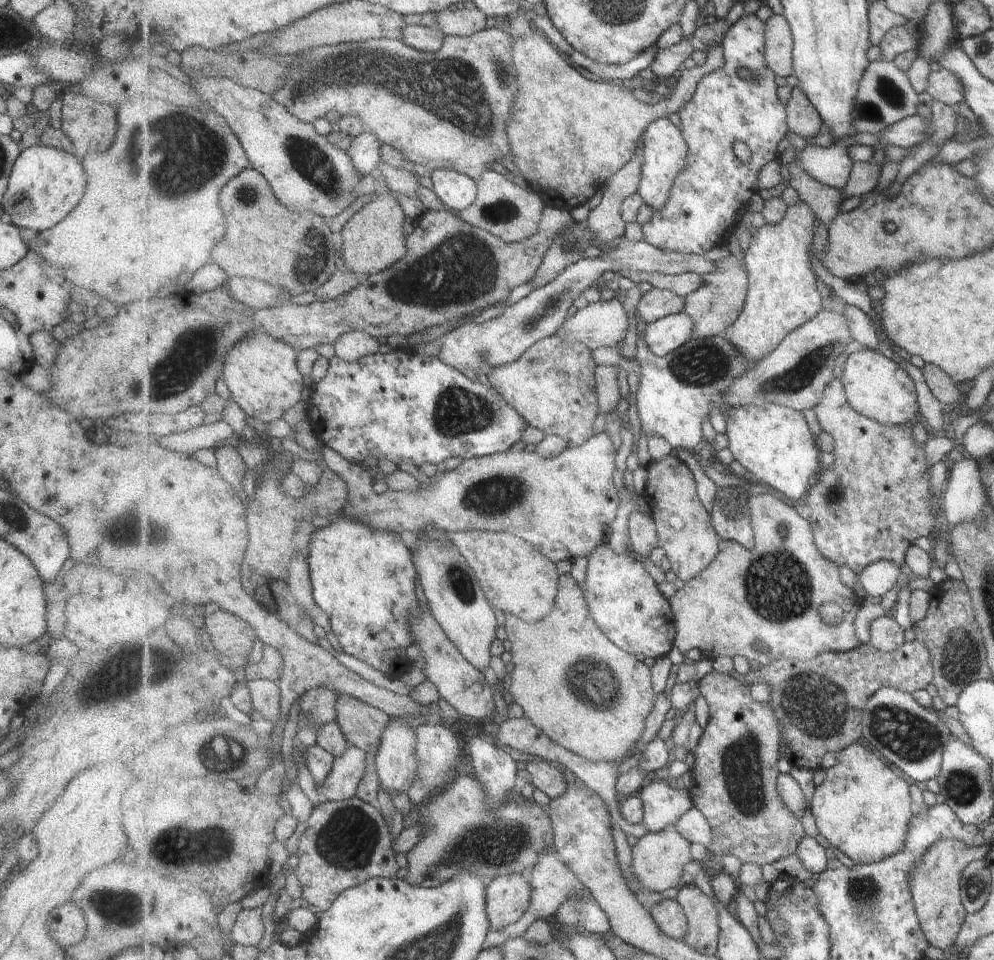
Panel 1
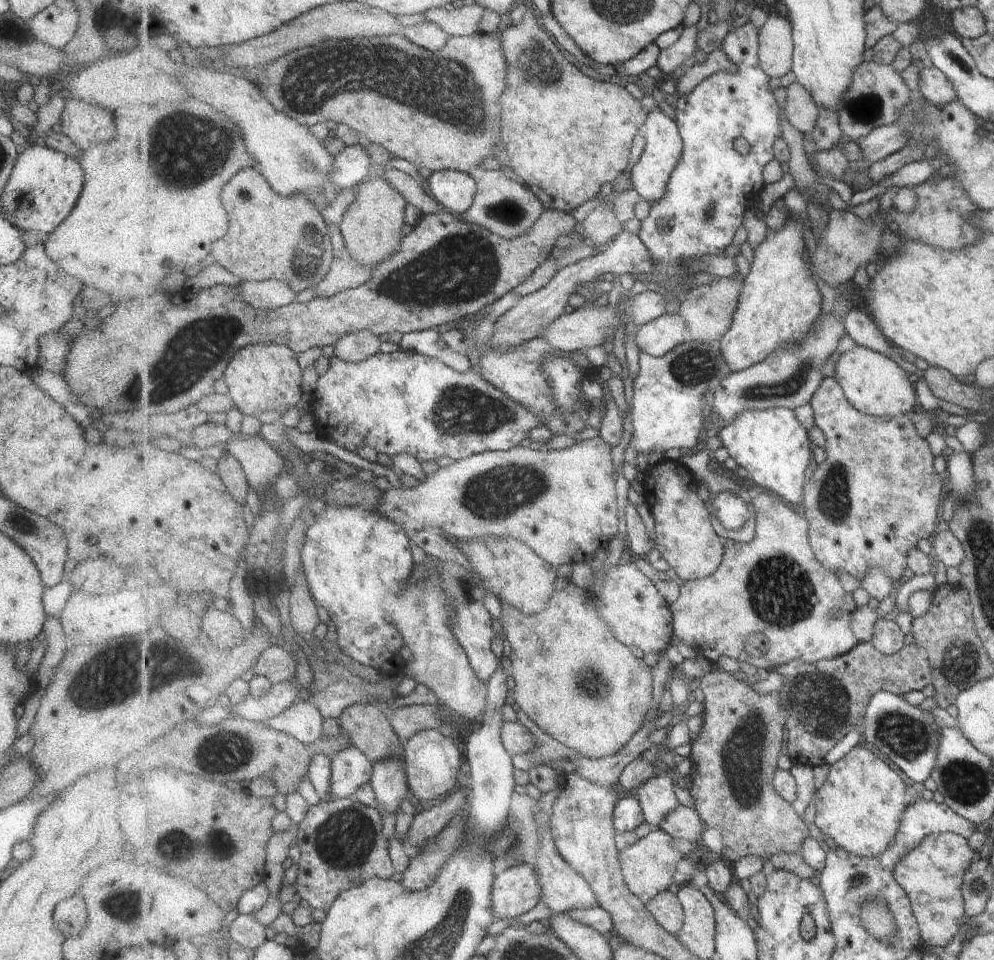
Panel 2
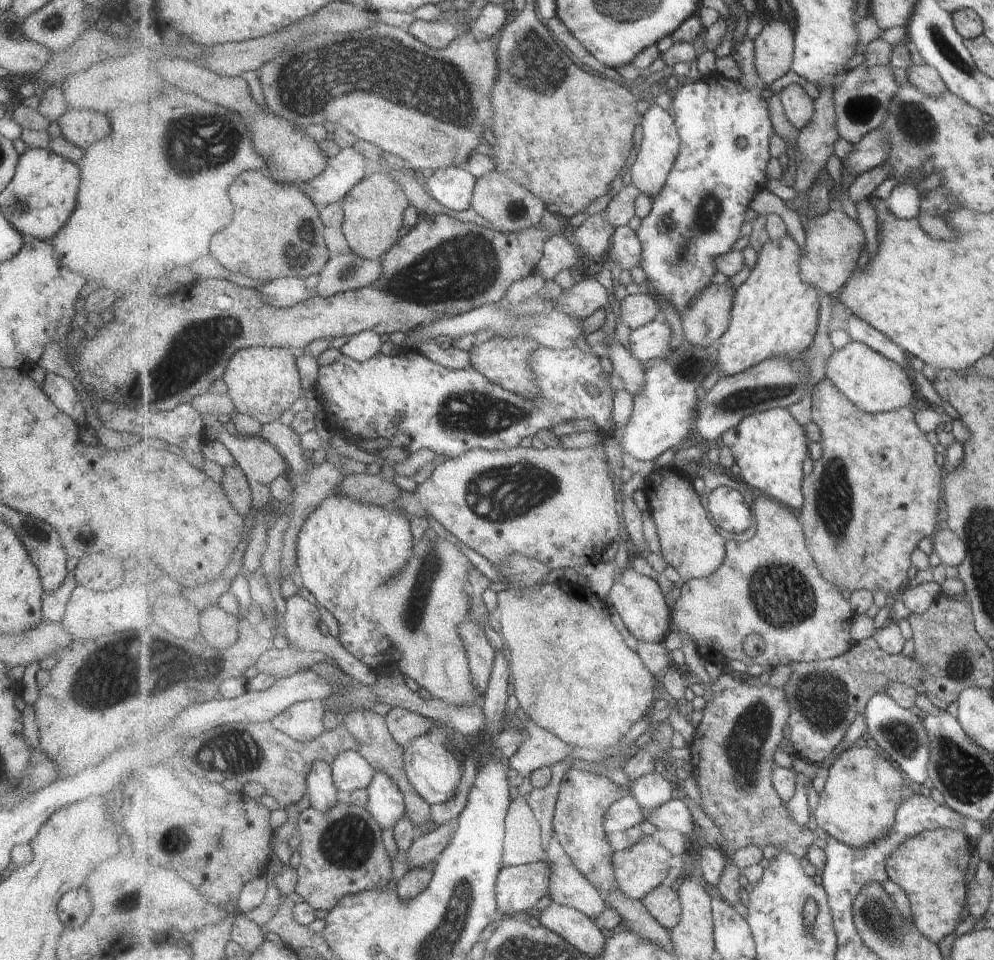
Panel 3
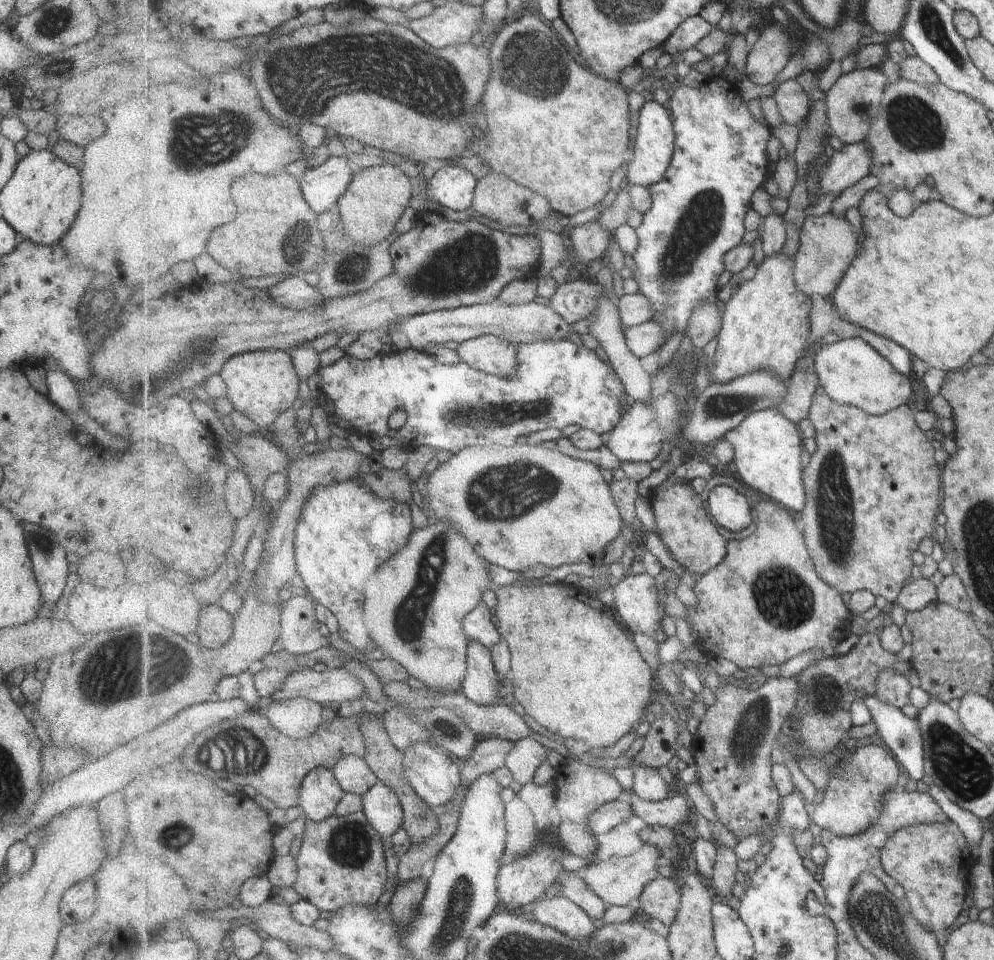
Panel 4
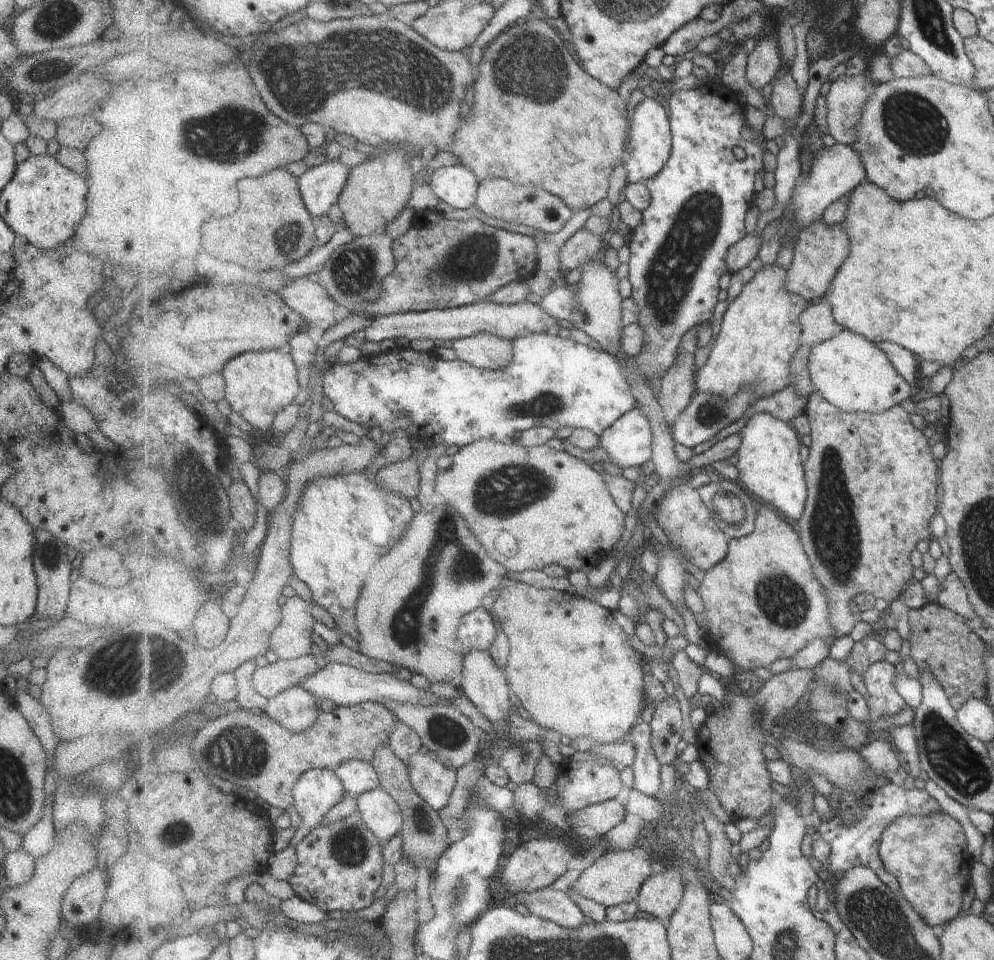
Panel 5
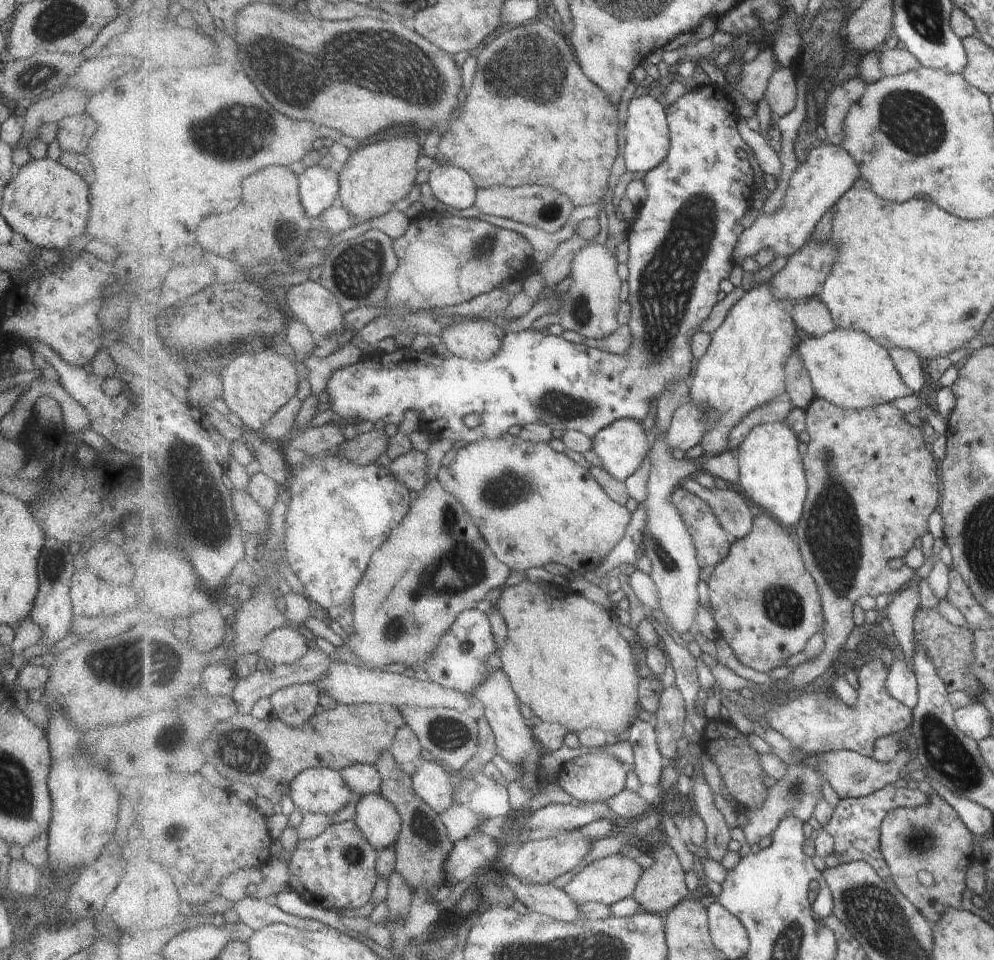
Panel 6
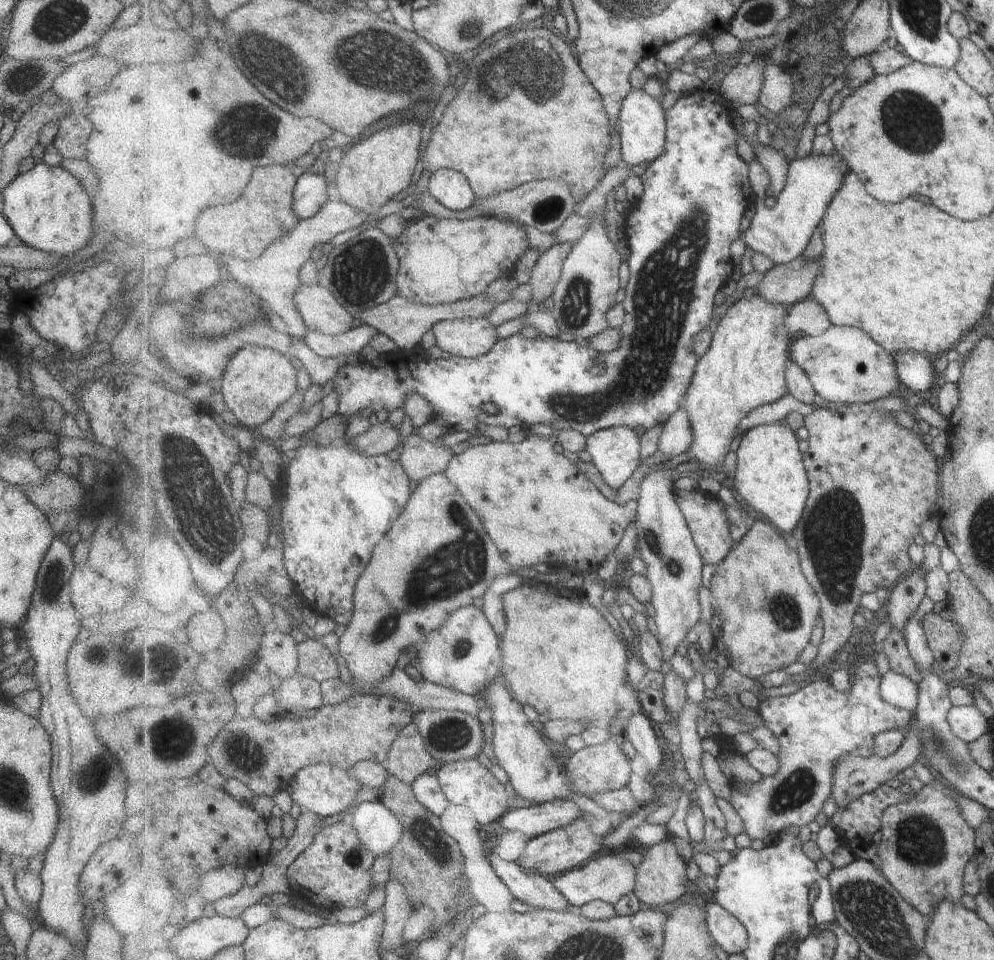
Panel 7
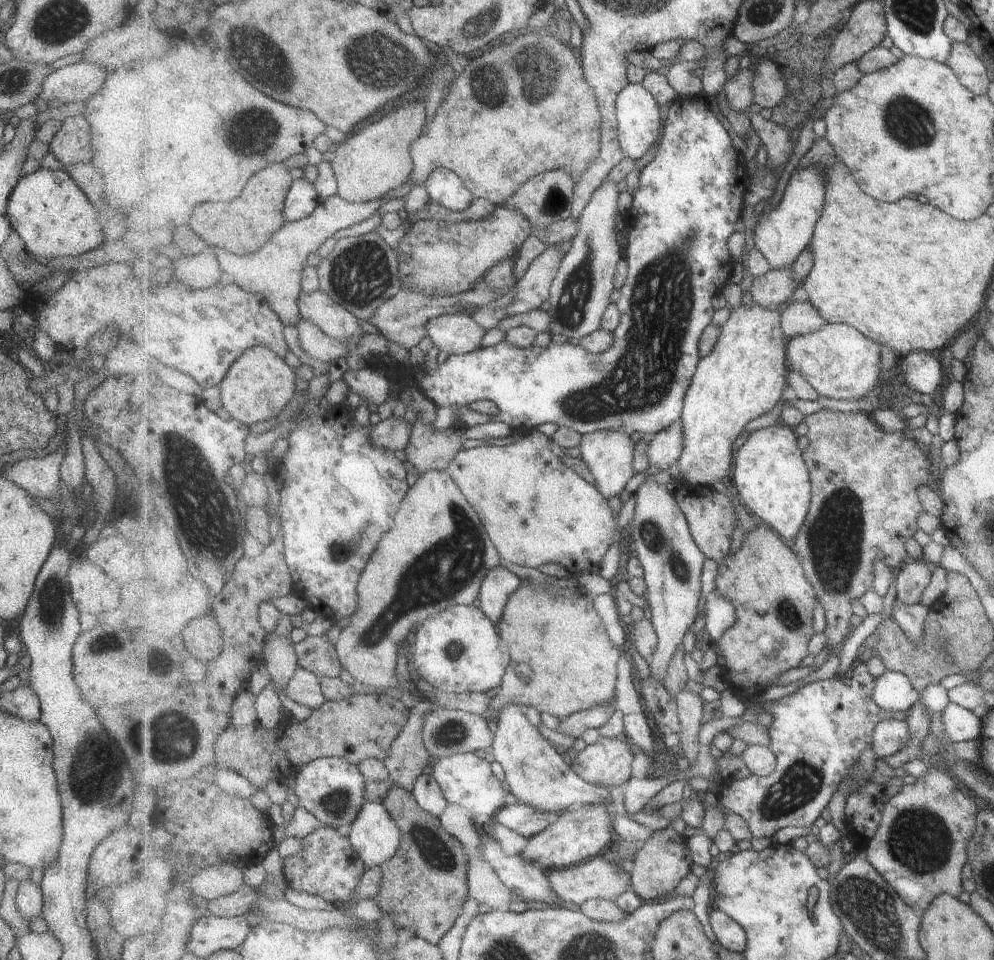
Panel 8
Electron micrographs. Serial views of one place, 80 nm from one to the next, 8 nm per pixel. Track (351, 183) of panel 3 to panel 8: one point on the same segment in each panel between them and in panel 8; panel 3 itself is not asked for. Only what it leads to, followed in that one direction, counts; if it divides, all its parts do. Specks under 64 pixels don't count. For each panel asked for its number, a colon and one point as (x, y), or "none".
4: (323, 186)
5: (320, 186)
6: (319, 186)
7: (312, 192)
8: (303, 198)

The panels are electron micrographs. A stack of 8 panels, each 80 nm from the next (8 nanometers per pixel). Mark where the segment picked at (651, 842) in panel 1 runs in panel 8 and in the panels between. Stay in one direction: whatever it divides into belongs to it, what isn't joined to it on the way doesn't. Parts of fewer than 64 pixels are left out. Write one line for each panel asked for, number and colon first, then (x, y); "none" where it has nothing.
2: (648, 866)
3: (641, 869)
4: (618, 880)
5: (616, 878)
6: (612, 879)
7: (608, 878)
8: (598, 878)

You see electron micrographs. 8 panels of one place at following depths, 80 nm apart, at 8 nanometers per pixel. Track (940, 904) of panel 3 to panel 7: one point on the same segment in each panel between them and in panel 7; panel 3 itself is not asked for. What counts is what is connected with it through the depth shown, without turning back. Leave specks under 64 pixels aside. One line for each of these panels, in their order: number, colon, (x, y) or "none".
4: (930, 862)
5: (928, 854)
6: (927, 848)
7: (925, 842)

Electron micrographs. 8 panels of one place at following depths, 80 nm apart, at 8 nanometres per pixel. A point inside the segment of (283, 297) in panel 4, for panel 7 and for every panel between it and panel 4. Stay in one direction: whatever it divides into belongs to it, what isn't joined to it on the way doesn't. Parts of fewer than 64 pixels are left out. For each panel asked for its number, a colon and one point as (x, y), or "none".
5: (310, 299)
6: (317, 307)
7: (321, 311)

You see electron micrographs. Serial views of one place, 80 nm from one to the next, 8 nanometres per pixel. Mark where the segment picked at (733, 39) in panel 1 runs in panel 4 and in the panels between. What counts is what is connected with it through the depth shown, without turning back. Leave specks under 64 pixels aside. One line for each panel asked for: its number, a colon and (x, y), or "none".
2: (711, 189)
3: (697, 217)
4: (698, 211)

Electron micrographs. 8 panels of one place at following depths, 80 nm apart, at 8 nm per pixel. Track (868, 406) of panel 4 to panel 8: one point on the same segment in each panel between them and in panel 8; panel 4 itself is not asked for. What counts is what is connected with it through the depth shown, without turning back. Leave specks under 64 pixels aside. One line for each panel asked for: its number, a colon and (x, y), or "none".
5: (851, 371)
6: (848, 368)
7: (846, 366)
8: (840, 362)

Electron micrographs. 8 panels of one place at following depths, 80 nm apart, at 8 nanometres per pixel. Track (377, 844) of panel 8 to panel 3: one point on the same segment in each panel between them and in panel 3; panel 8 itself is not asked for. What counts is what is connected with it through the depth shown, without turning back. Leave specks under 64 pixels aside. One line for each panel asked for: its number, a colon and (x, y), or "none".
3: (387, 803)
4: (382, 806)
5: (380, 811)
6: (379, 819)
7: (380, 829)

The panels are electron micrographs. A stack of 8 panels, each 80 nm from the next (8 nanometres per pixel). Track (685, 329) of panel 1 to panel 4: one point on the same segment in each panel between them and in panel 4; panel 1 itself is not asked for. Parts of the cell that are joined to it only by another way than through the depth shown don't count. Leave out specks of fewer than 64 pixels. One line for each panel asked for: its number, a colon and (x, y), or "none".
2: (659, 337)
3: (650, 342)
4: (646, 338)

